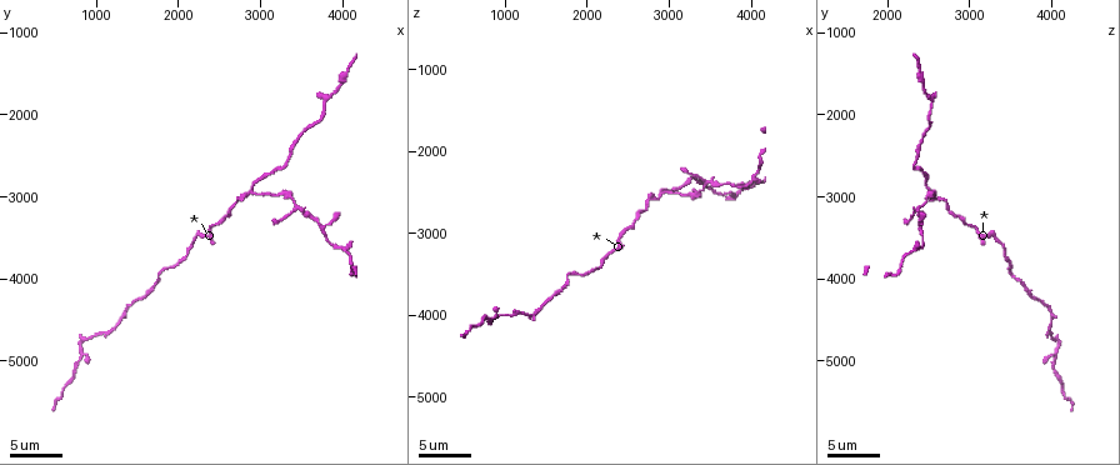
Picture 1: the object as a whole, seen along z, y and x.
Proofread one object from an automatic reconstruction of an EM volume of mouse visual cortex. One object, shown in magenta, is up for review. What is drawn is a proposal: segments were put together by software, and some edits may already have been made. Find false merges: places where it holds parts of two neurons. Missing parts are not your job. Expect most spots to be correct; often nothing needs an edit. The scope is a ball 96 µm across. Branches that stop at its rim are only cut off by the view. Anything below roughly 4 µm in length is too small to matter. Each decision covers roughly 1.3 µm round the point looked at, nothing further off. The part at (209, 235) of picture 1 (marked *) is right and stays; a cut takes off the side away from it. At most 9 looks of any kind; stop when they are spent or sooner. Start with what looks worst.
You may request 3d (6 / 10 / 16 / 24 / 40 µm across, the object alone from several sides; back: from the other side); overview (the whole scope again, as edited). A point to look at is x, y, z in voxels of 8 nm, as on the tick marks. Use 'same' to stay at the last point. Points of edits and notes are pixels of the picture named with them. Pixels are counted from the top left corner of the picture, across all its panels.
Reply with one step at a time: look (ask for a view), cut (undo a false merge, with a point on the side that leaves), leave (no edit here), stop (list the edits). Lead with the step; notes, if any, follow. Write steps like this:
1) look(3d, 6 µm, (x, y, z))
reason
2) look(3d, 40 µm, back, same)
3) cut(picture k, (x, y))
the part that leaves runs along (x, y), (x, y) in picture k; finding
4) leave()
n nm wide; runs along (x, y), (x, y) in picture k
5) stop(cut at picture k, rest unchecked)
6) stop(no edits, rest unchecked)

look(3d, 10 µm, (2850, 2900, 2500))
three-way junction

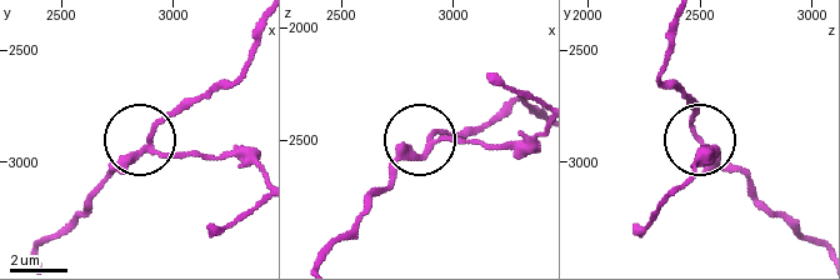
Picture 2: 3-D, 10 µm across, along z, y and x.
leave()
runs along (39, 254), (149, 144), (168, 154), (209, 154) in picture 2; all the same neuron

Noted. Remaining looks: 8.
look(3d, 16 µm, (3700, 3300, 2350))
thin arm on a thick one

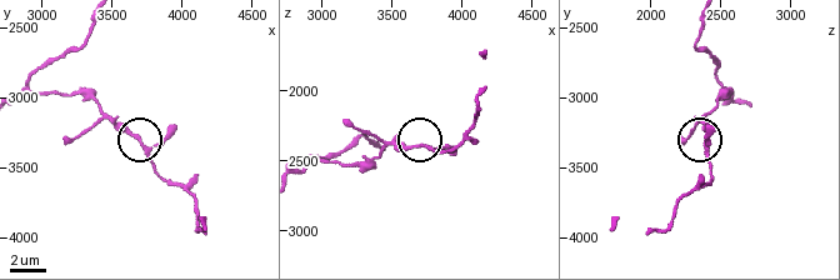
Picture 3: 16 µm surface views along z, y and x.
leave()
runs along (300, 170), (319, 163), (363, 163), (395, 145), (443, 149) in picture 3; continuous, no second neuron

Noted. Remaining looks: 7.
look(3d, 16 µm, (3350, 2550, 2300))
a narrow waist

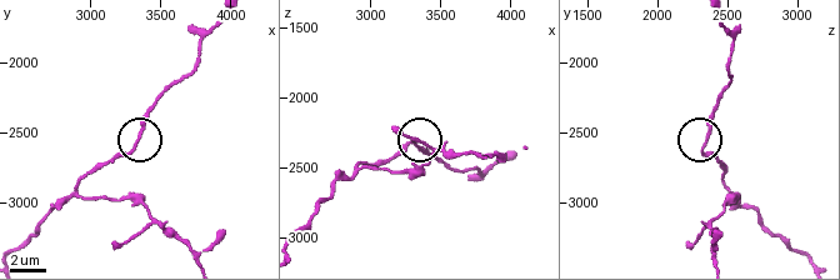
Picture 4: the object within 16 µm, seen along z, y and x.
look(3d, 6 µm, (3320, 2560, 2320))

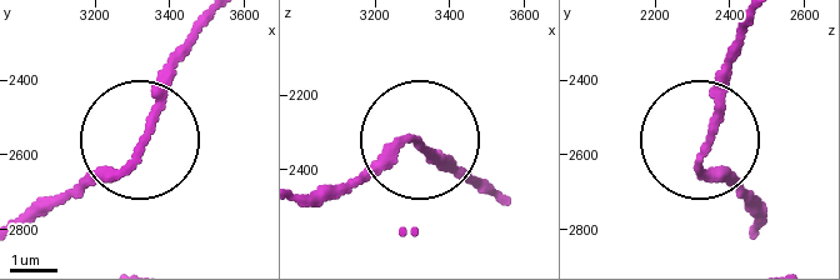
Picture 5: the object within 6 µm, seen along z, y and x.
leave()
170 nm wide; one neuron here

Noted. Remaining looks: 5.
look(3d, 6 µm, (1750, 4050, 3600))
sudden change in width

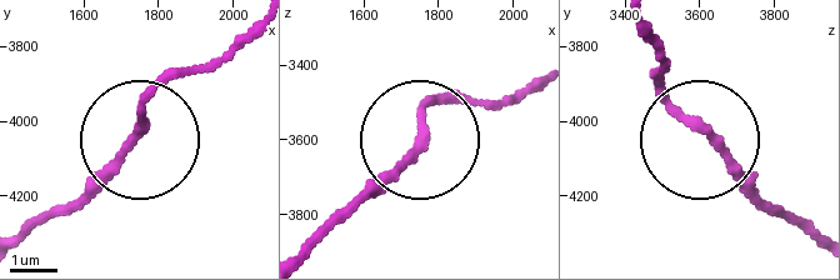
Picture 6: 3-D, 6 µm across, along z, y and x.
leave()
runs along (645, 24), (678, 104), (793, 219) in picture 6; all the same neuron

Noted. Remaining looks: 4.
stop(no edits, rest unchecked)

